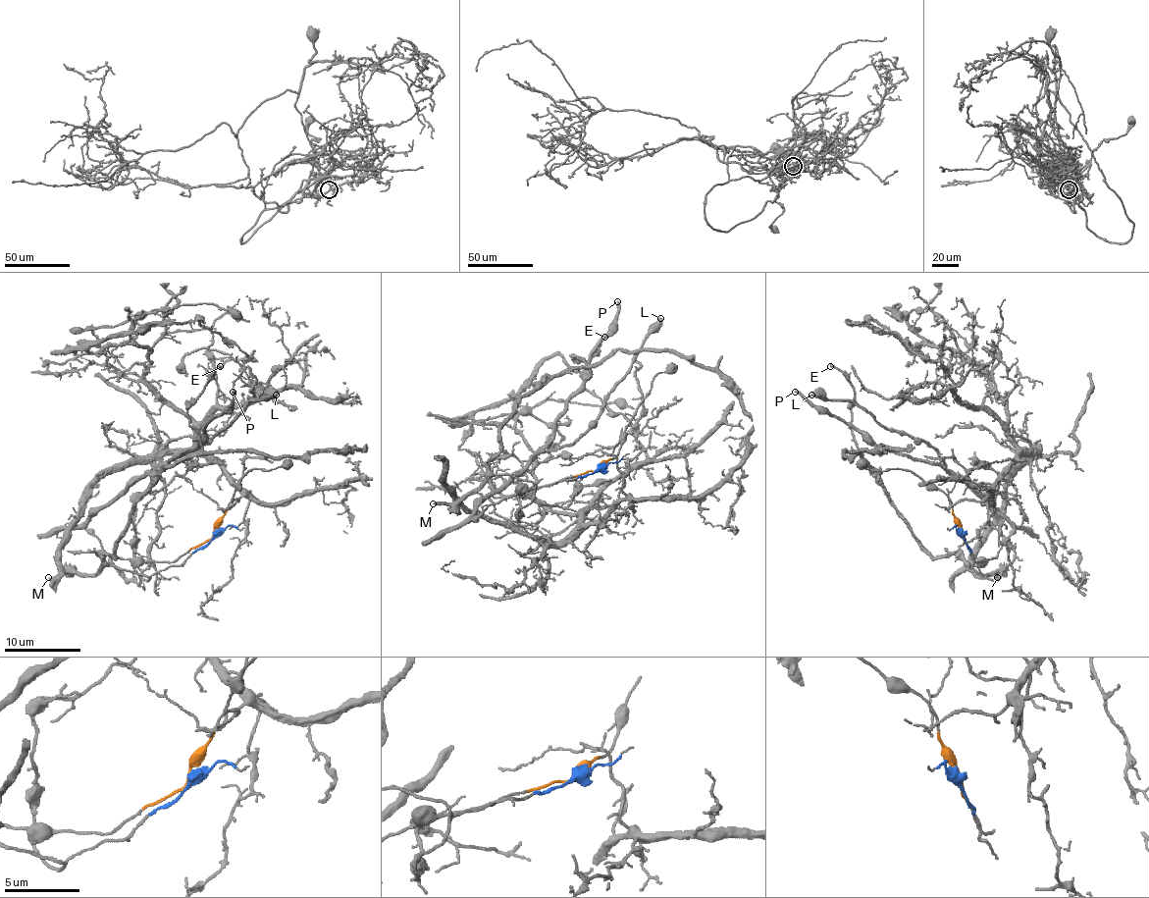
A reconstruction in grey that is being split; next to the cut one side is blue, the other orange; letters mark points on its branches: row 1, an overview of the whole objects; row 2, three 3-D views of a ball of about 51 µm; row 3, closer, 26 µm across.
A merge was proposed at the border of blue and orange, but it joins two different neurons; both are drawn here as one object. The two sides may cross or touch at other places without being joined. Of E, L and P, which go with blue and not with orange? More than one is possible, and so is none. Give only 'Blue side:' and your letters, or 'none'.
Blue side: E

